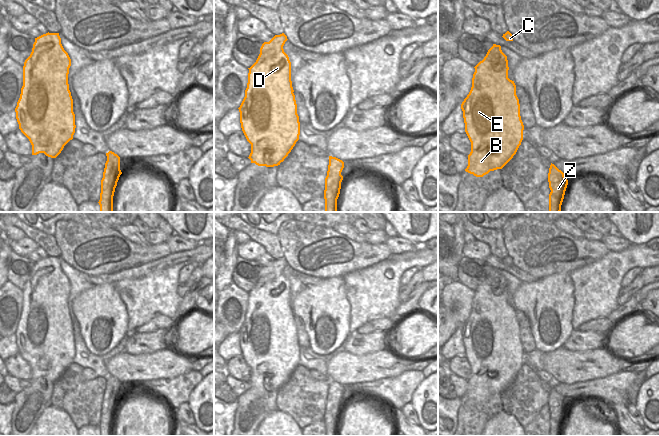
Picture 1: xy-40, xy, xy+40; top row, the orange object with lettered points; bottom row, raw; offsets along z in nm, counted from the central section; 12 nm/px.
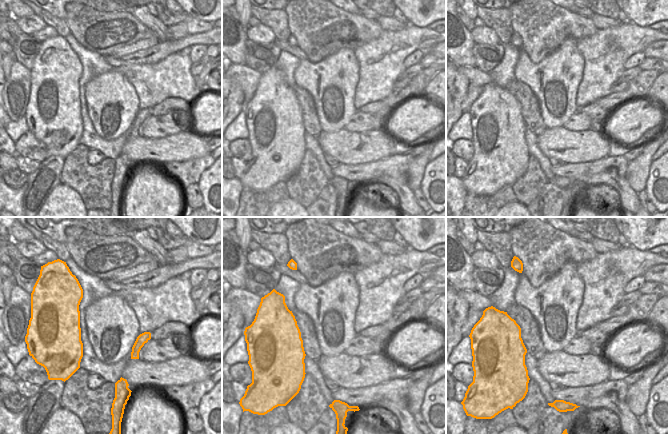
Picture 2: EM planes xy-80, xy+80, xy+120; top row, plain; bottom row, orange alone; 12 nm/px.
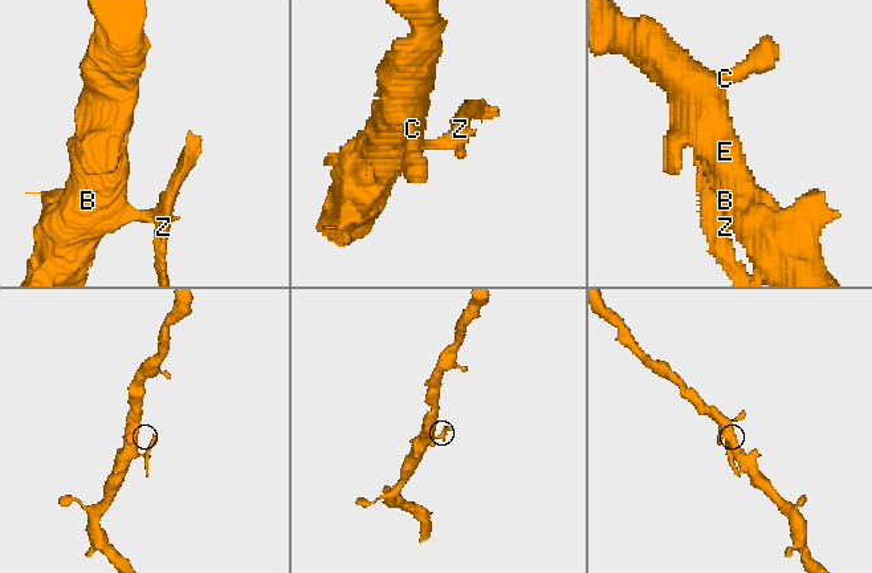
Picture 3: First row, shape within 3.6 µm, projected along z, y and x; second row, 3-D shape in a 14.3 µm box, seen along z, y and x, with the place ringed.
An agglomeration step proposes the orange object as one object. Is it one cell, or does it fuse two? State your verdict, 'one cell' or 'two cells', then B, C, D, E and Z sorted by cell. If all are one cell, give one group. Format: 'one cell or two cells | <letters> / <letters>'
one cell | B C D E Z

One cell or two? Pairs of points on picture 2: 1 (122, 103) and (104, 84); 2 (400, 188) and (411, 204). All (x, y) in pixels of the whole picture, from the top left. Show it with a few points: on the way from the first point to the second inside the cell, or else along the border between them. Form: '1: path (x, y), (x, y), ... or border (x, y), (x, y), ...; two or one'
1: path (117, 98), (109, 89); one
2: path (404, 192), (407, 200); one

